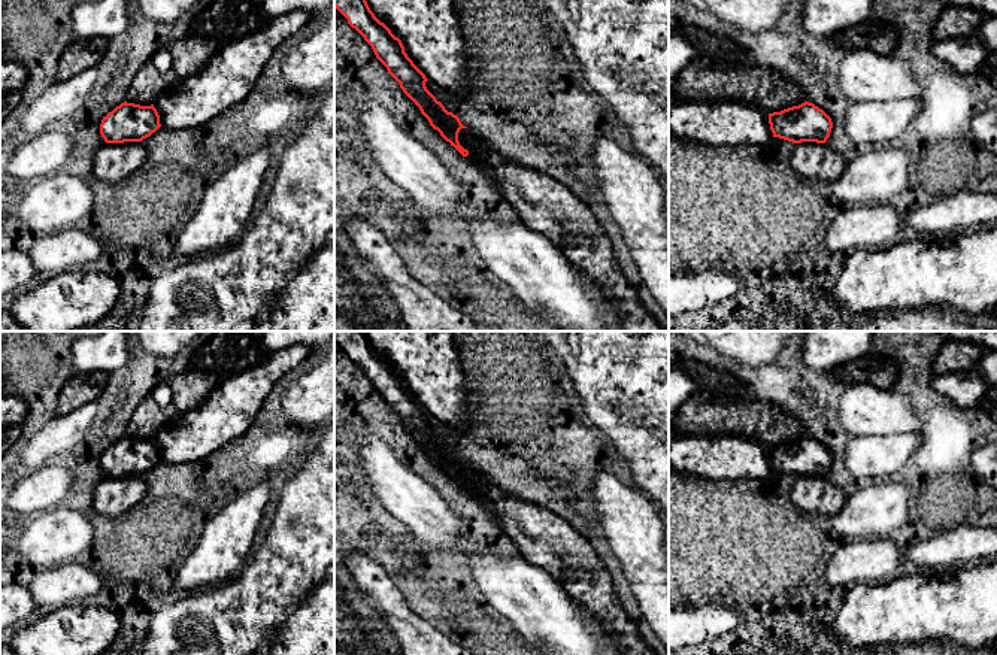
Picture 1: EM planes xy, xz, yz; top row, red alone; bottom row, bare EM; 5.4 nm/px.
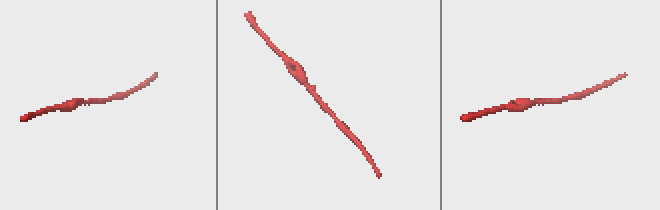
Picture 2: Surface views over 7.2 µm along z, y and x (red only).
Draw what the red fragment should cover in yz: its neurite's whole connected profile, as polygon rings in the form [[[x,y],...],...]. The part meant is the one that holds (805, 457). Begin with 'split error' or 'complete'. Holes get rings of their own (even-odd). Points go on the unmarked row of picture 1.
complete; [[[809,436],[769,448],[769,458],[773,471],[793,477],[825,477],[833,463],[831,452]]]

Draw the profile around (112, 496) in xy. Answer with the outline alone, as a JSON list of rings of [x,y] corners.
[[[142,476],[104,477],[94,489],[93,506],[96,513],[118,516],[139,504],[145,494]]]

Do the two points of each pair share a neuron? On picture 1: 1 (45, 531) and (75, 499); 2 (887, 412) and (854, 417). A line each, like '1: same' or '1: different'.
1: different
2: same

